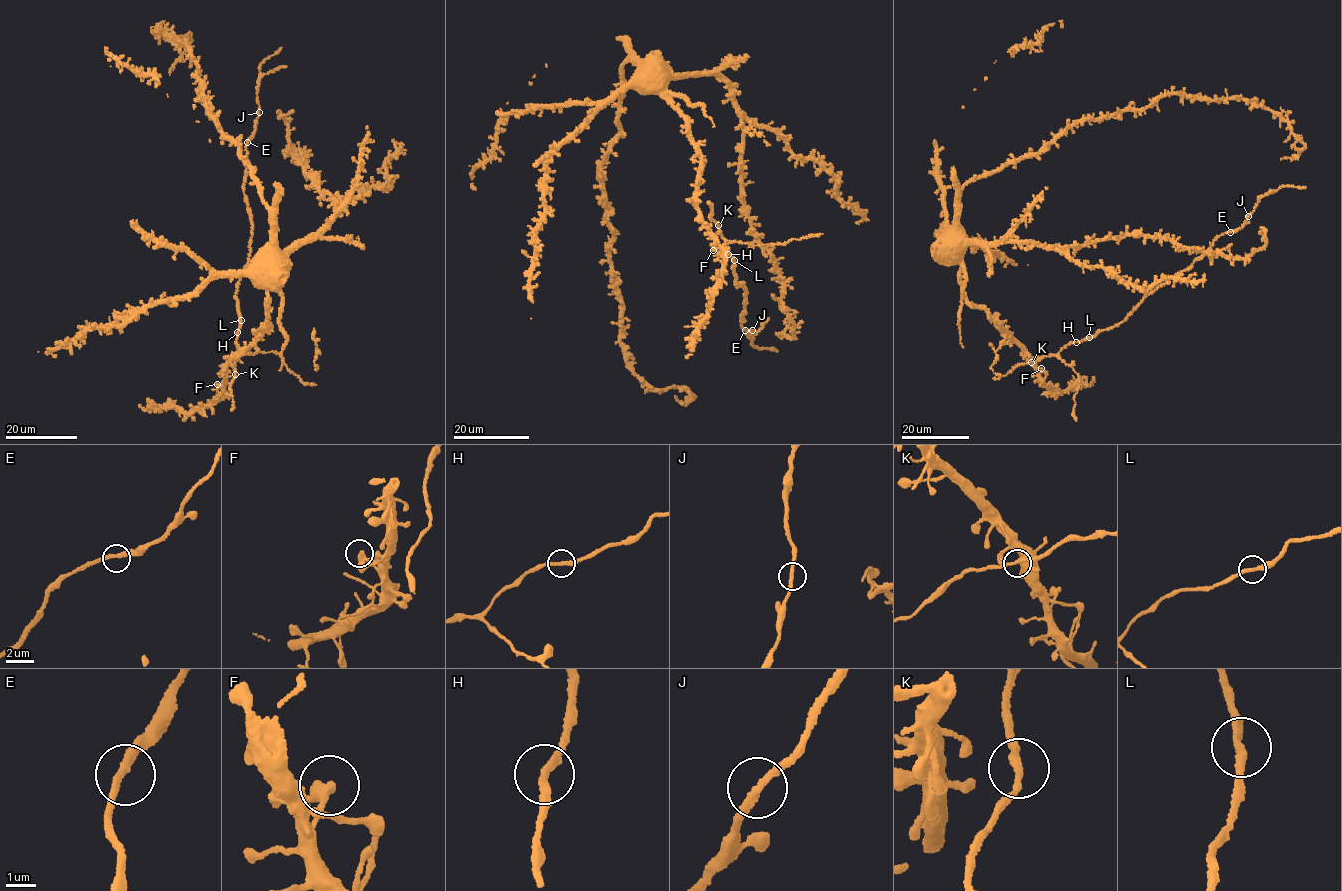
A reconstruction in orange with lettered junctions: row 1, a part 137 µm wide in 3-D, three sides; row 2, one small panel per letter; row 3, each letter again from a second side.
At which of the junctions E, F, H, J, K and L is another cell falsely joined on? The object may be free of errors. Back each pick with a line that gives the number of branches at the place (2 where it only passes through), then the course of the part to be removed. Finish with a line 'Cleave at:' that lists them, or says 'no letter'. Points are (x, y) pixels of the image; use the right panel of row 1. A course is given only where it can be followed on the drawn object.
Cleave at: no letter

